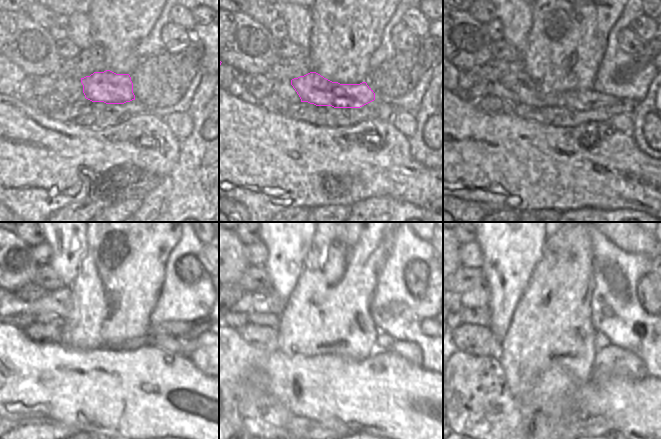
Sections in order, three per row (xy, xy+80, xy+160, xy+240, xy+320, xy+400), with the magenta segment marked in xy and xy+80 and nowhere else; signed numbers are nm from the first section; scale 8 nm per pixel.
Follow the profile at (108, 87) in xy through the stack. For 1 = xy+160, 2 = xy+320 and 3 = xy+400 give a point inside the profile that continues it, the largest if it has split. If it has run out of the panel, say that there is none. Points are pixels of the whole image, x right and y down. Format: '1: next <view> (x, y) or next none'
1: next xy+160 (520, 82)
2: next xy+320 (268, 301)
3: next xy+400 (478, 297)

